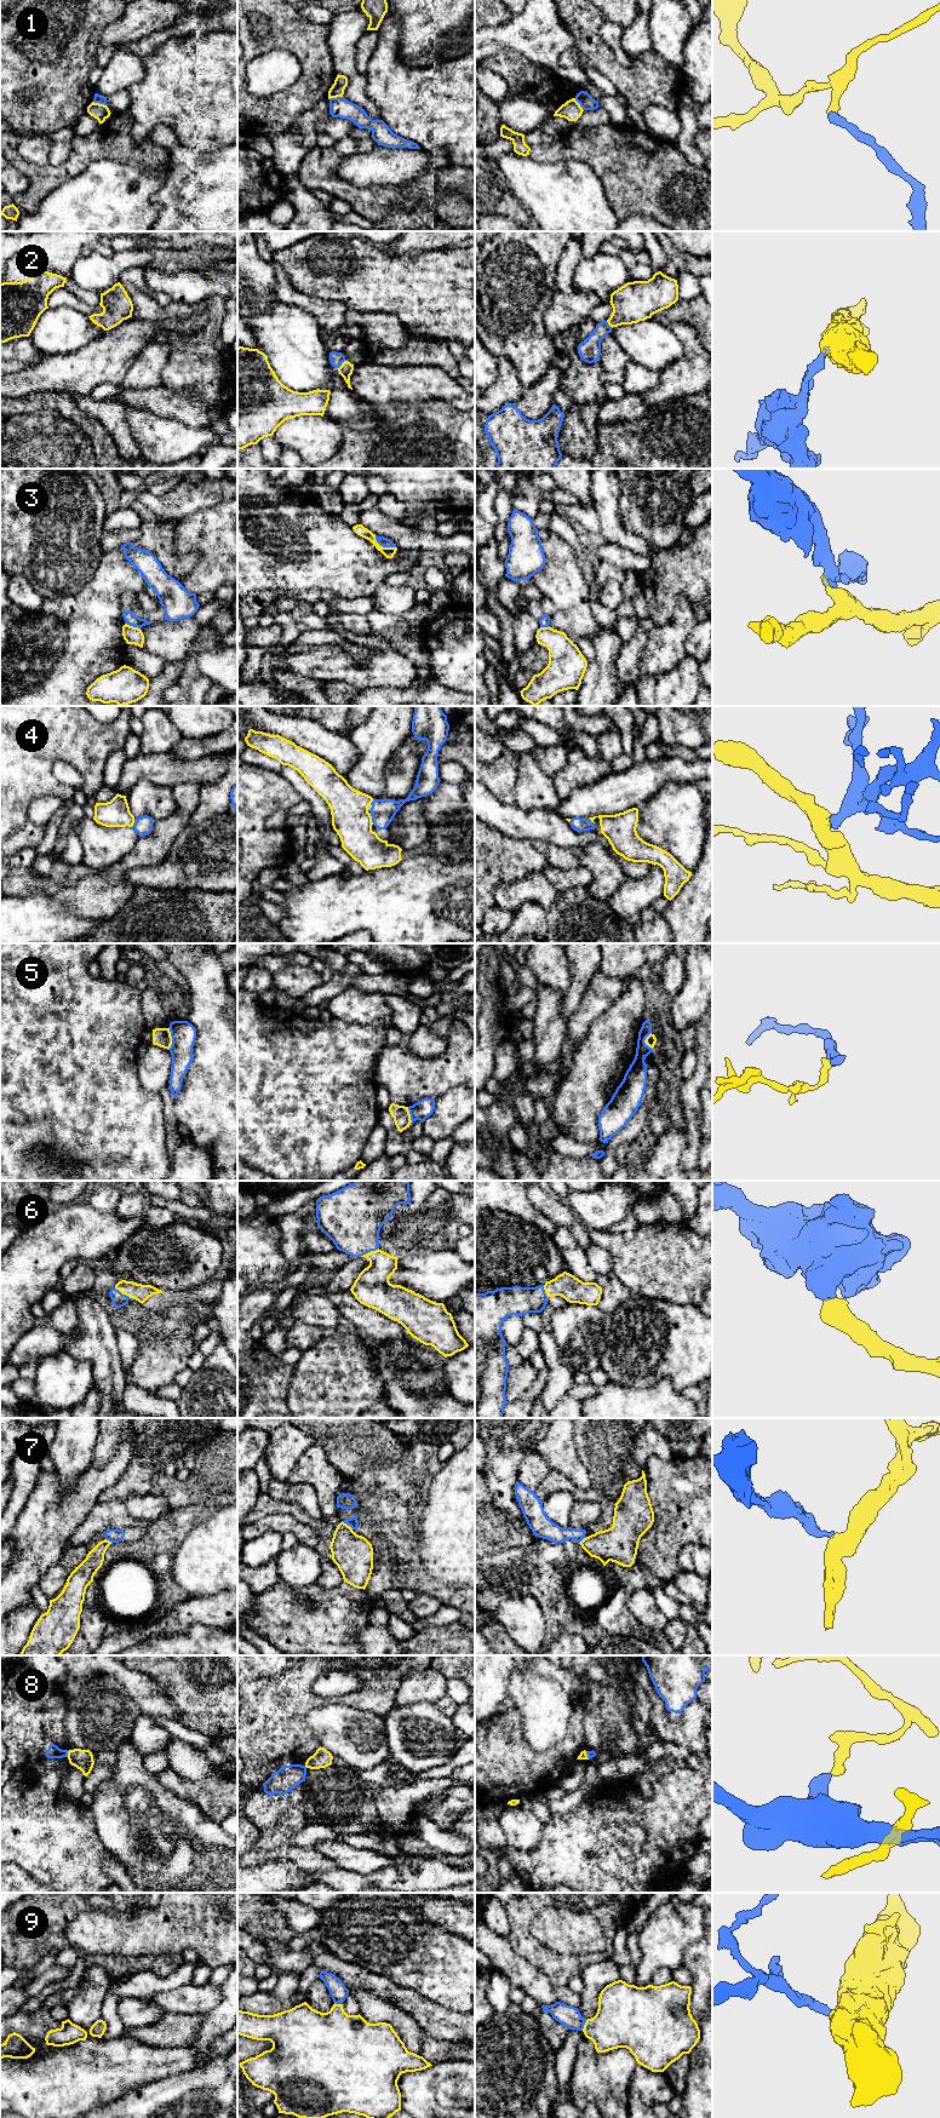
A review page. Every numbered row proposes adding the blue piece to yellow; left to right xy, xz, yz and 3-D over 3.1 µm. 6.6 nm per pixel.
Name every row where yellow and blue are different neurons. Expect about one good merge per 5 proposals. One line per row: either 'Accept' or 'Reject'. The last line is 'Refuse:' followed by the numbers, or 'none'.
1: Reject
2: Accept
3: Reject
4: Accept
5: Reject
6: Accept
7: Reject
8: Reject
9: Accept
Refuse: 1, 3, 5, 7, 8

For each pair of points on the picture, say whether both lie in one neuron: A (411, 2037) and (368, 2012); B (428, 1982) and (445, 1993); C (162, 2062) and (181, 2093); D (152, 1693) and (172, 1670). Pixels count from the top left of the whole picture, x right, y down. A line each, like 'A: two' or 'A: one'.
A: one
B: one
C: two
D: two

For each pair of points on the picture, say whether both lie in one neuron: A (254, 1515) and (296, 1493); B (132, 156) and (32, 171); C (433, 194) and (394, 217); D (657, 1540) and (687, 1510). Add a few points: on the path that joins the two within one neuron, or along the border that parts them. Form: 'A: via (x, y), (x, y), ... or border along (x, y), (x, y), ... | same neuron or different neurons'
A: border along (265, 1493), (276, 1499), (294, 1502), (307, 1514) | different neurons
B: via (107, 150), (84, 150), (61, 173), (57, 173) | same neuron
C: via (424, 204), (411, 217), (403, 217) | same neuron
D: via (664, 1533), (680, 1517) | same neuron

